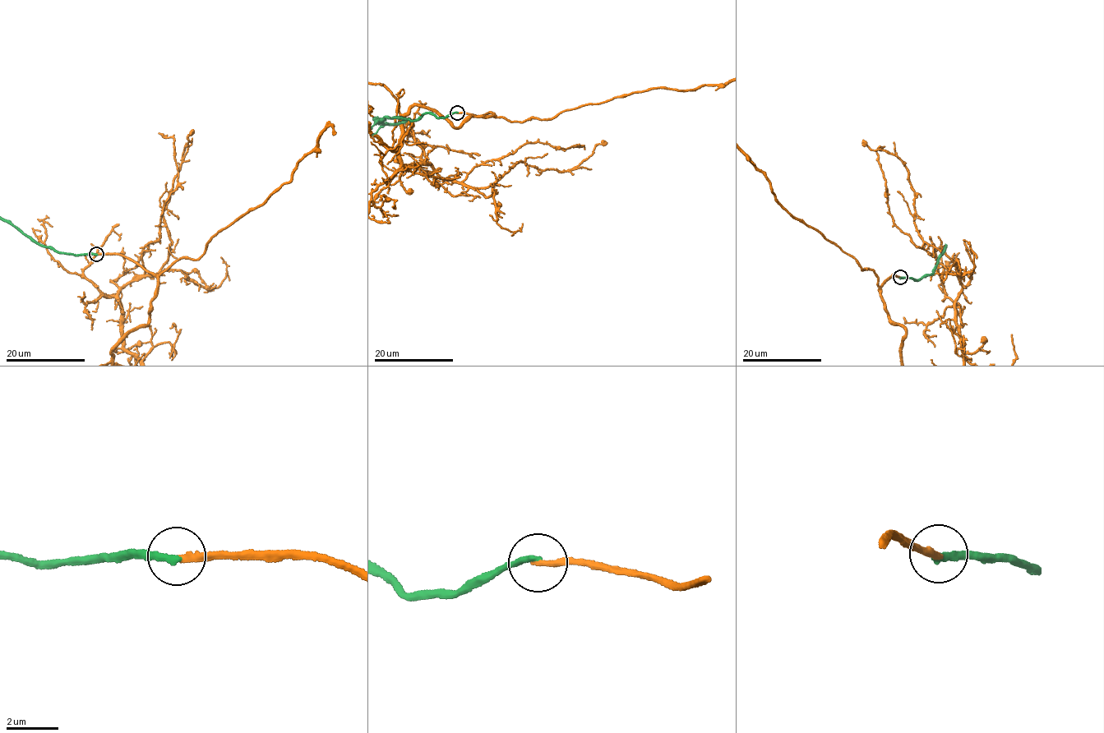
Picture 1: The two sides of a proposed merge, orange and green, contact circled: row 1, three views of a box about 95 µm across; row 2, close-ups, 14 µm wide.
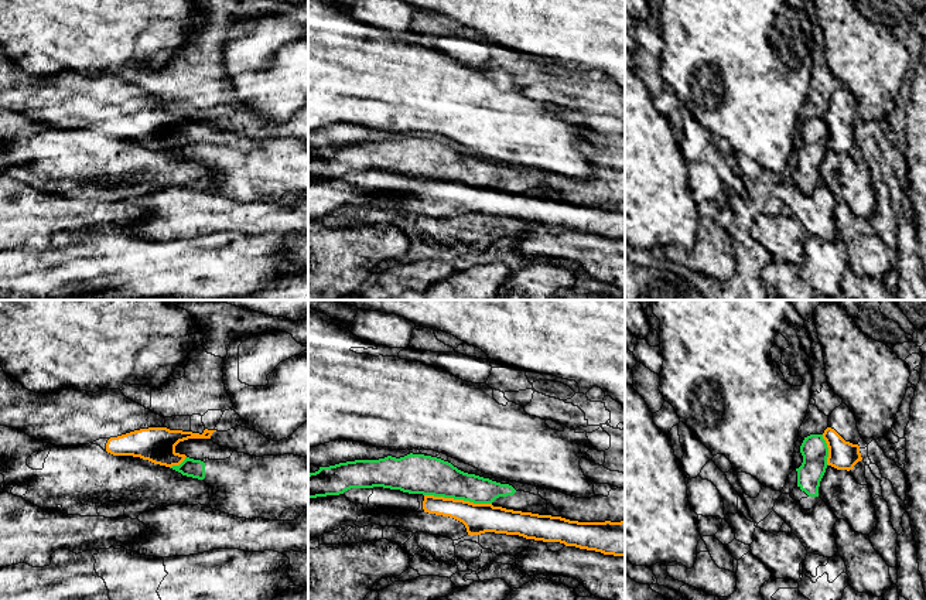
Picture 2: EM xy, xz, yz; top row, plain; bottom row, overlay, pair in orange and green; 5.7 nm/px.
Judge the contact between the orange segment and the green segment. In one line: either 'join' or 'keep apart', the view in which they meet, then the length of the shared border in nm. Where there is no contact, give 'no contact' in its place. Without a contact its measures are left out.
keep apart | xz | 380 nm

